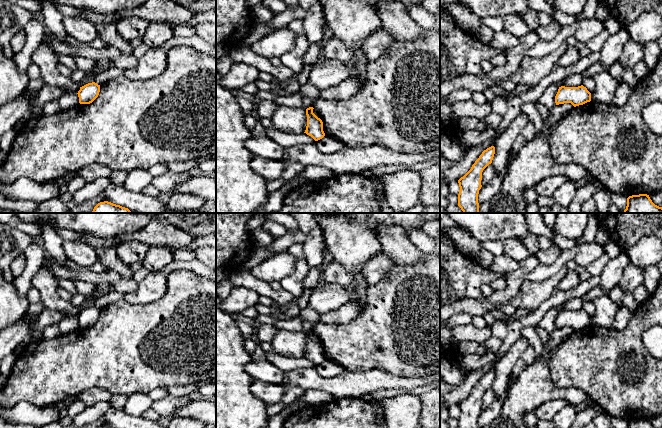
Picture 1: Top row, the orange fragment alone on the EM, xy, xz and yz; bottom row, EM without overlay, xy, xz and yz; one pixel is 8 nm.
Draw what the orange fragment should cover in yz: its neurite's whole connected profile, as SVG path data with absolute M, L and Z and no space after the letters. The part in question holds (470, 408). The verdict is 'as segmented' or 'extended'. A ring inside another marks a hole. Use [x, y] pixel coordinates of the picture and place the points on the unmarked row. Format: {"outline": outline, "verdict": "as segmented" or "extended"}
{"outline": "M494 370L484 374L472 389L471 393L458 404L460 411L458 428L479 428L478 418L482 411L482 396L489 388L492 387L494 378Z", "verdict": "as segmented"}

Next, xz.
{"outline": "M313 331L306 333L307 350L304 357L311 360L315 365L322 363L325 360L323 355L323 346L313 337Z", "verdict": "as segmented"}

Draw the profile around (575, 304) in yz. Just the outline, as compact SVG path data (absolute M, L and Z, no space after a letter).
M581 297L571 299L562 305L562 310L565 311L578 311L581 309L583 309L583 301Z

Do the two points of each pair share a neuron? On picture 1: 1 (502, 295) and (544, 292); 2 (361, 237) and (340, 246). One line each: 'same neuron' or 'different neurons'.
1: different neurons
2: same neuron

